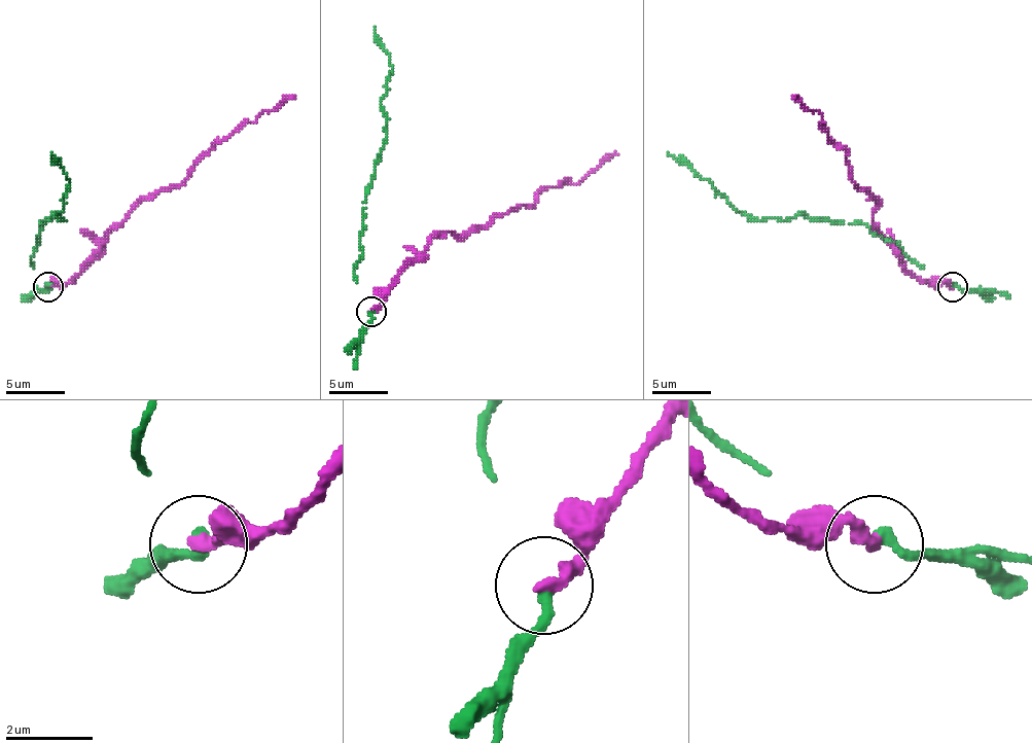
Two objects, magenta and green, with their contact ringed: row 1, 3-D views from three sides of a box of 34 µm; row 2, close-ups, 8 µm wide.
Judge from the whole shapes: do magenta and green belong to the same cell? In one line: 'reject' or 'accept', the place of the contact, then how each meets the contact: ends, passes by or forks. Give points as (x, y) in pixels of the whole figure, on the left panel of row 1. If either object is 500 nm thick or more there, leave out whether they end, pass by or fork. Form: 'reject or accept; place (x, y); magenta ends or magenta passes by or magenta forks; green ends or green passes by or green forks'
reject; place (47, 286); magenta ends; green ends

